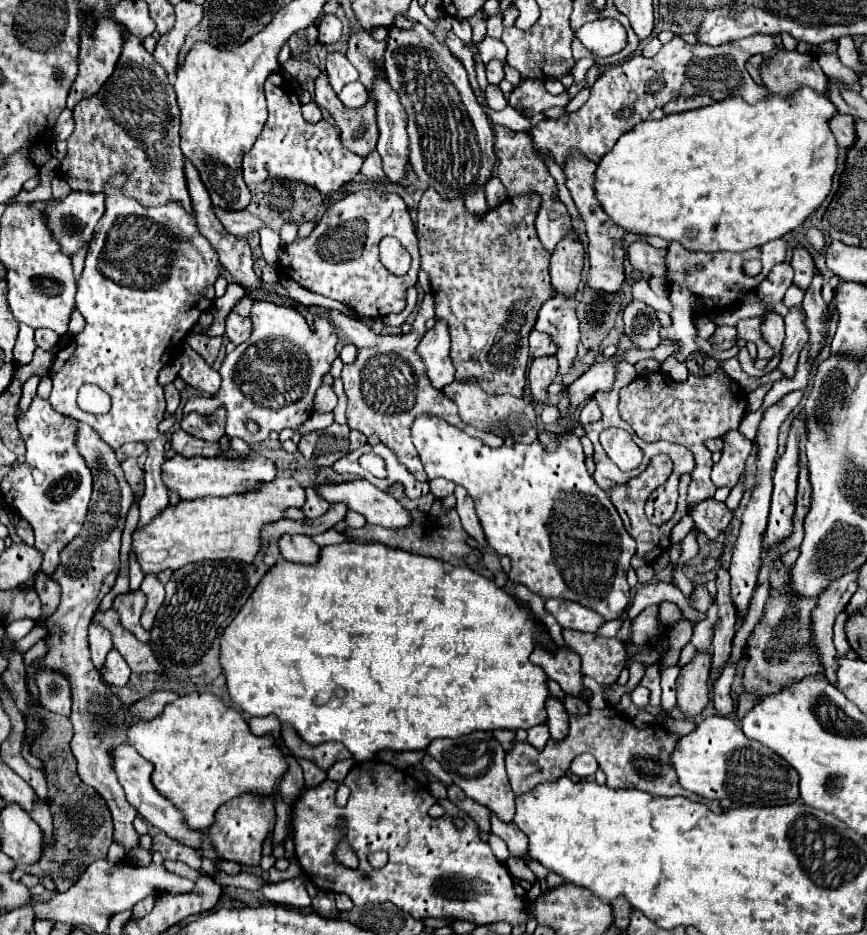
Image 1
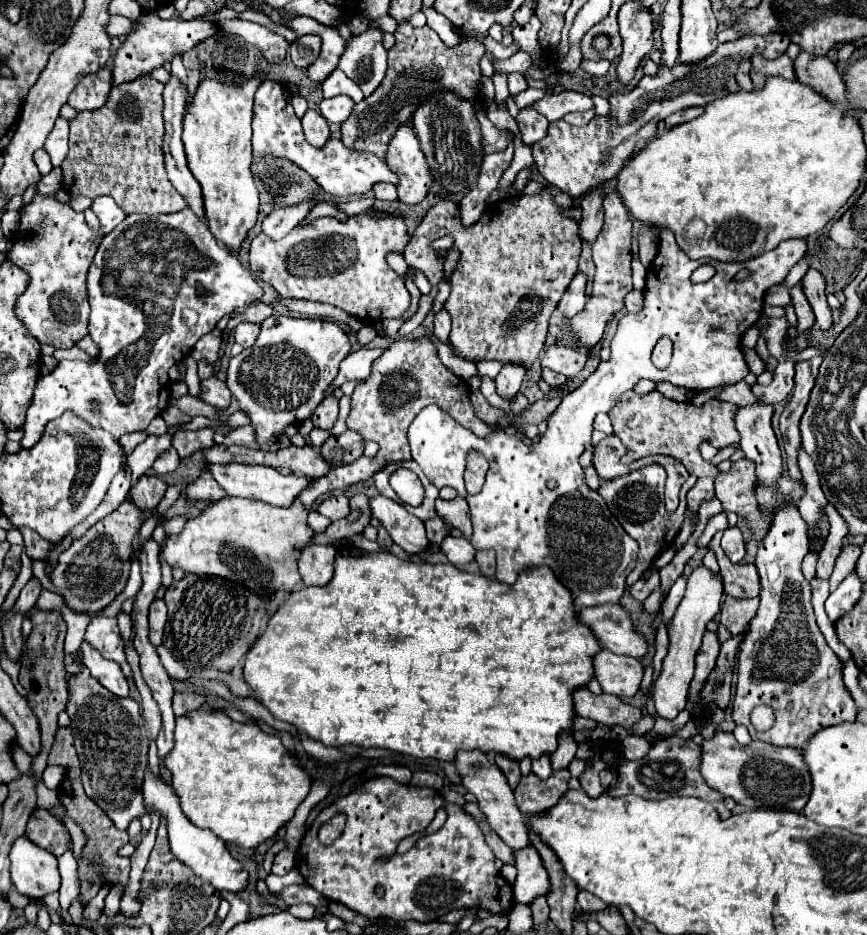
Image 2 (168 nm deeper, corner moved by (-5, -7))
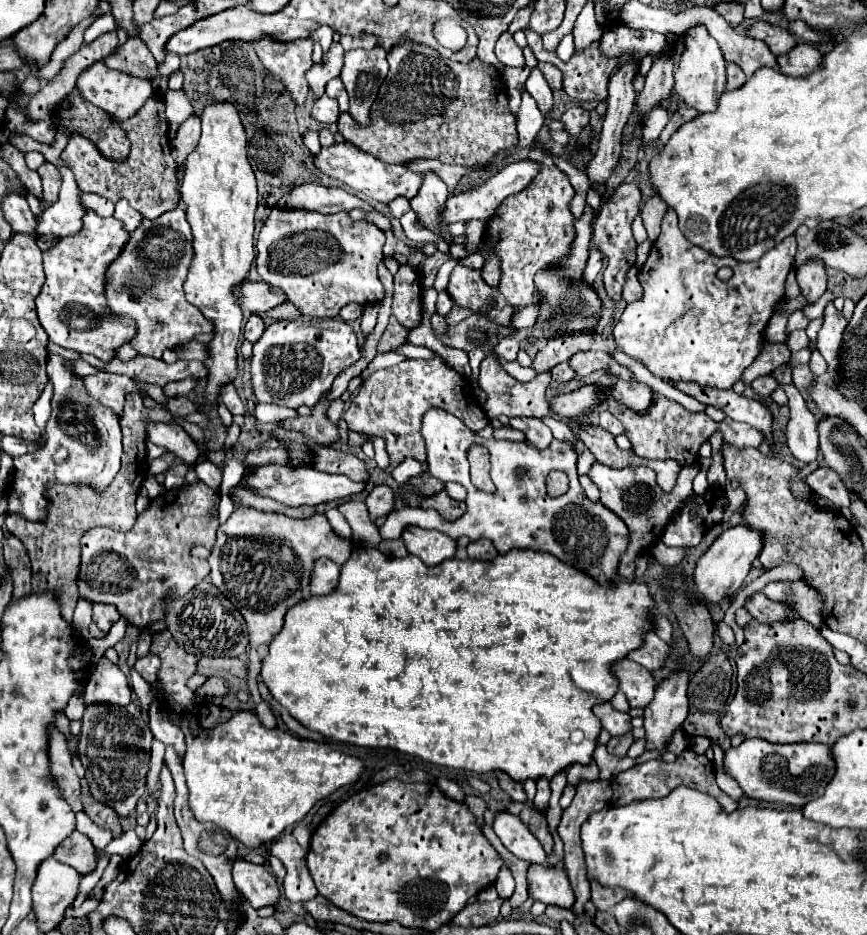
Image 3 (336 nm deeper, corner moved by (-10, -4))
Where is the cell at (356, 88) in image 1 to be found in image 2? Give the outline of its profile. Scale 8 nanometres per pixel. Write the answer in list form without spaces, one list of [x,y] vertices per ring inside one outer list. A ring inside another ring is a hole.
[[[337,95],[333,99],[323,99],[319,103],[319,113],[329,123],[337,123],[337,125],[341,125],[349,117],[351,109],[353,109],[353,101],[349,97],[345,97],[345,95]]]

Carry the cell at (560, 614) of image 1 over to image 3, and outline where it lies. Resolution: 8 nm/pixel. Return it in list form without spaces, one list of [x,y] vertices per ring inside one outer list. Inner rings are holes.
[[[654,632],[644,634],[644,638],[646,640],[642,642],[642,646],[632,650],[628,654],[628,658],[642,664],[648,670],[656,670],[656,668],[660,668],[664,664],[664,658],[668,656],[668,644],[664,640],[660,640]]]

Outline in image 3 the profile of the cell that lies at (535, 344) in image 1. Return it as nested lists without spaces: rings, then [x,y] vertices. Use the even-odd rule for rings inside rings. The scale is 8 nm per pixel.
[[[588,350],[588,352],[578,352],[574,354],[574,358],[568,360],[568,364],[572,366],[572,370],[578,374],[578,376],[588,376],[596,370],[606,370],[606,372],[612,372],[616,374],[618,378],[622,380],[632,380],[634,374],[620,366],[608,352],[598,352],[598,350]]]

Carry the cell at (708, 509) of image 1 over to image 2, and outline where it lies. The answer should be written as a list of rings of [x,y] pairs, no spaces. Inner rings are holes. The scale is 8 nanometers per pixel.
[[[719,531],[713,541],[709,543],[709,549],[715,551],[717,555],[717,561],[719,561],[719,567],[721,567],[721,577],[723,577],[723,585],[725,585],[725,593],[735,597],[735,599],[751,599],[751,597],[757,597],[759,591],[761,591],[761,583],[759,583],[759,573],[757,573],[757,567],[751,565],[751,569],[745,569],[745,565],[733,565],[719,541],[721,541],[721,535],[723,531]]]

